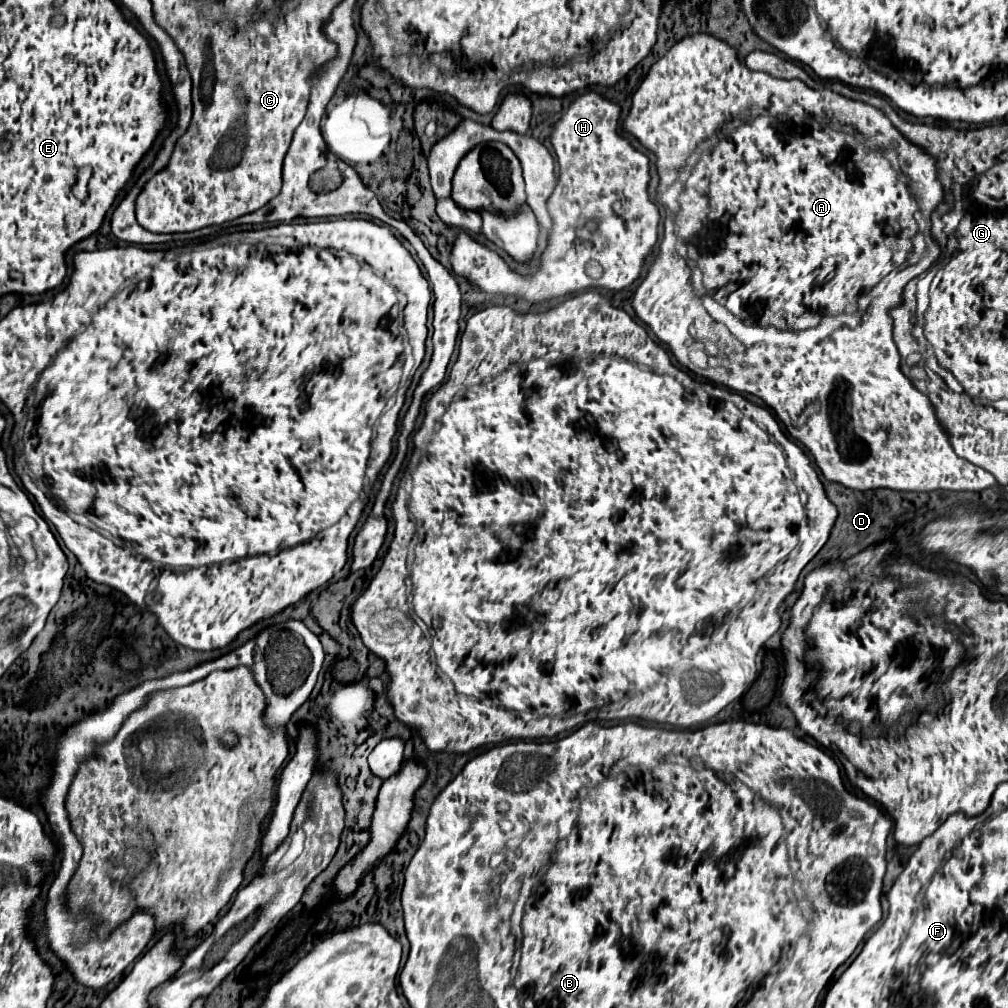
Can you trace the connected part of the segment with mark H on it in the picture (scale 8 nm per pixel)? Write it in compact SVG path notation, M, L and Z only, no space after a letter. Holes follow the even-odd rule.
M586 89L568 105L562 117L552 125L550 143L556 151L558 165L560 165L558 185L547 201L548 213L554 225L548 235L546 249L540 255L532 273L522 275L514 271L496 251L478 243L468 233L458 233L458 237L452 243L452 251L450 251L452 271L484 293L516 295L528 301L530 305L574 295L592 287L602 287L609 291L629 288L640 277L644 259L652 253L652 247L657 242L660 213L658 207L648 199L650 159L638 149L634 149L630 141L620 133L618 127L620 113L622 109L616 101L602 97L596 89ZM588 219L598 221L596 233L590 233L586 229Z

